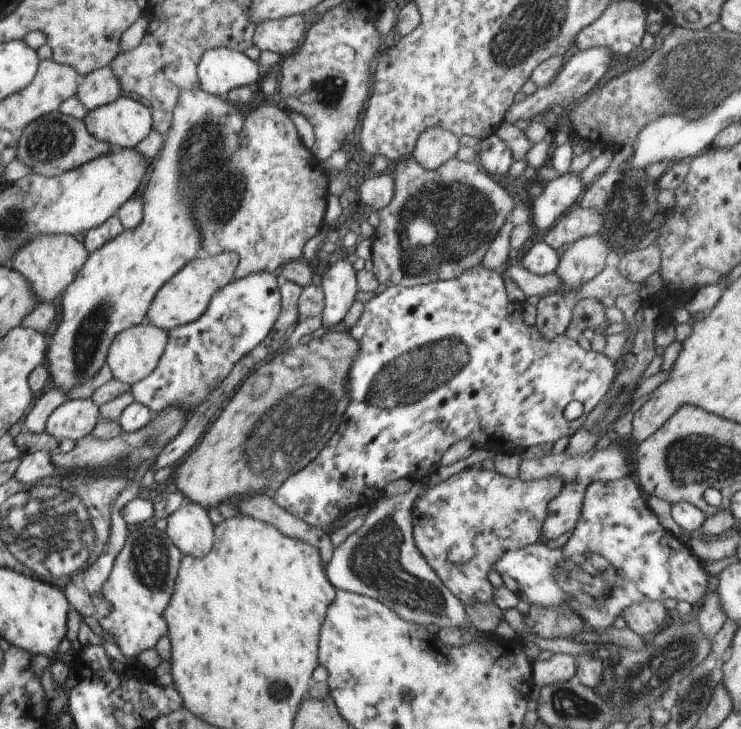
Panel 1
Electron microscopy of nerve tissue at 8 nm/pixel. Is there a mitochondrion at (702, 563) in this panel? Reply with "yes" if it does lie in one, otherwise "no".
no

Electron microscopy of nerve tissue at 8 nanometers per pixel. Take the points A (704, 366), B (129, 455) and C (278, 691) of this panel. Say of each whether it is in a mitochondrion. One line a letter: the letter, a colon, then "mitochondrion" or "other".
A: other
B: mitochondrion
C: mitochondrion

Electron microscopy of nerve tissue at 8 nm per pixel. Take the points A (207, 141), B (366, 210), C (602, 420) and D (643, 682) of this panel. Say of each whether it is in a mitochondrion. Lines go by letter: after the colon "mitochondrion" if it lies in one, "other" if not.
A: mitochondrion
B: other
C: mitochondrion
D: mitochondrion

